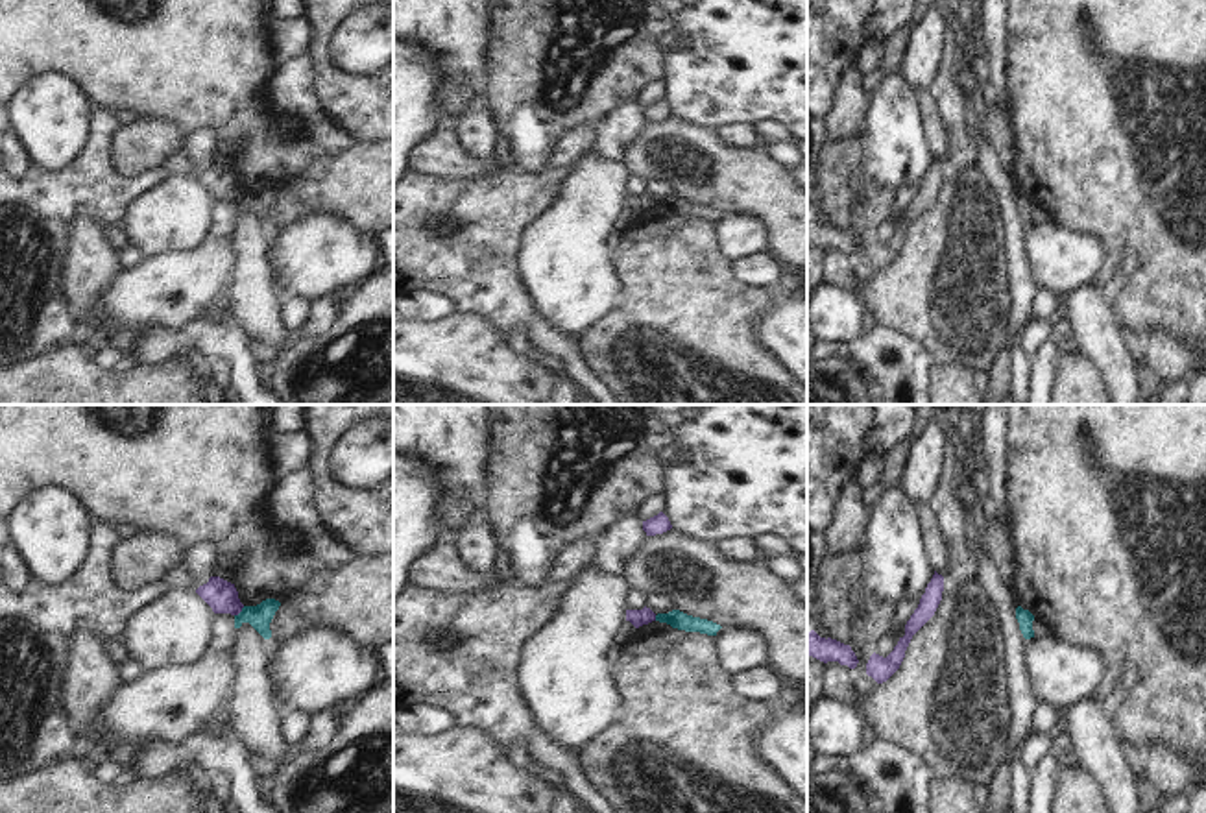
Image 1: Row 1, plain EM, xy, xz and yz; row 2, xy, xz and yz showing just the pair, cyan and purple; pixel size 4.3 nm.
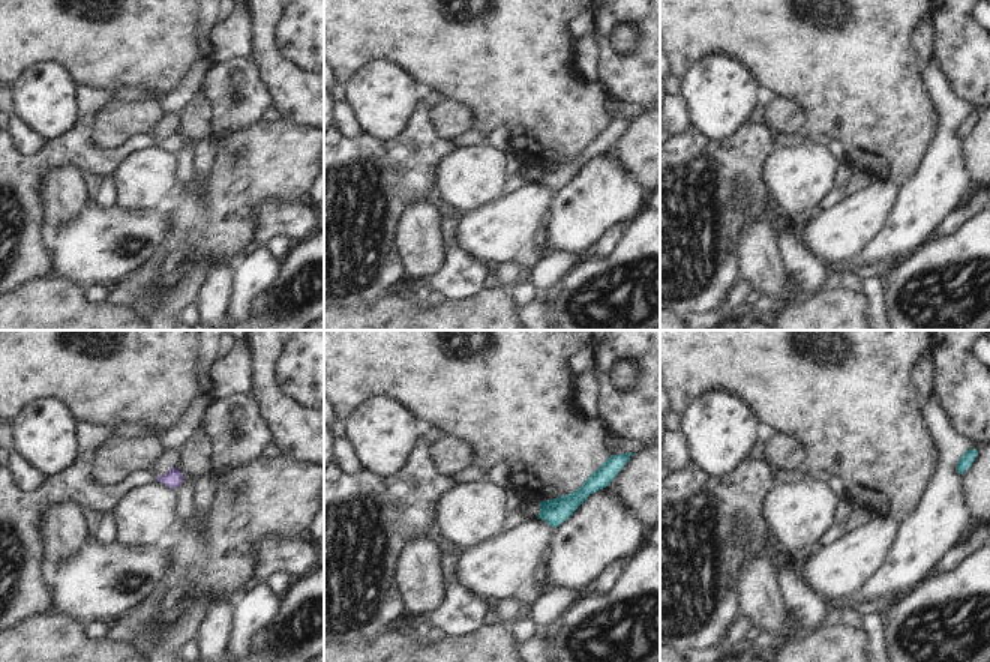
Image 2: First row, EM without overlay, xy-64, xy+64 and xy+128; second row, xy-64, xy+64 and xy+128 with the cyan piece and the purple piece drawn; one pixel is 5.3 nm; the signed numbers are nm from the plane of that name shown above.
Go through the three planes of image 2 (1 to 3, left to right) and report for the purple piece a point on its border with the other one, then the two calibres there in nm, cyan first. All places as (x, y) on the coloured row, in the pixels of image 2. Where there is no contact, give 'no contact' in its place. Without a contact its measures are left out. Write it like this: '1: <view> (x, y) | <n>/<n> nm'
1: no contact
2: no contact
3: no contact

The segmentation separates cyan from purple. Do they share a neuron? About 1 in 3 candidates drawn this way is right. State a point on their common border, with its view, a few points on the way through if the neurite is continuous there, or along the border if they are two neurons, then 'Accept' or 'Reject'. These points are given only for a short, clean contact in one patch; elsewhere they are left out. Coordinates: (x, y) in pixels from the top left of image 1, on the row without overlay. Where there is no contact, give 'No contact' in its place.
Touches cyan at xy (241, 198). Boundary: xy (244, 193), (235, 202). Reject.

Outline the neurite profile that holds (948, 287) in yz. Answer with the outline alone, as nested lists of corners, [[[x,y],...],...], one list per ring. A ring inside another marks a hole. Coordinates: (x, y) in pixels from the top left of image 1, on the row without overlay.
[[[979,163],[944,164],[935,201],[912,222],[899,255],[862,290],[855,266],[848,251],[827,248],[824,281],[853,286],[879,322],[920,338],[935,360],[964,360],[988,371],[1007,338],[1010,297],[1001,205]]]

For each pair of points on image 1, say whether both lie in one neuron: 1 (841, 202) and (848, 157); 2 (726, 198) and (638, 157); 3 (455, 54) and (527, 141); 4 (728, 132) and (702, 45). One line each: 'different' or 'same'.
1: same
2: same
3: different
4: different

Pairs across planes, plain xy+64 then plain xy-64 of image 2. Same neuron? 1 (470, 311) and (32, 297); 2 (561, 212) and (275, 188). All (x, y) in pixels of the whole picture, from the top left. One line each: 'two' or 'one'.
1: one
2: two

